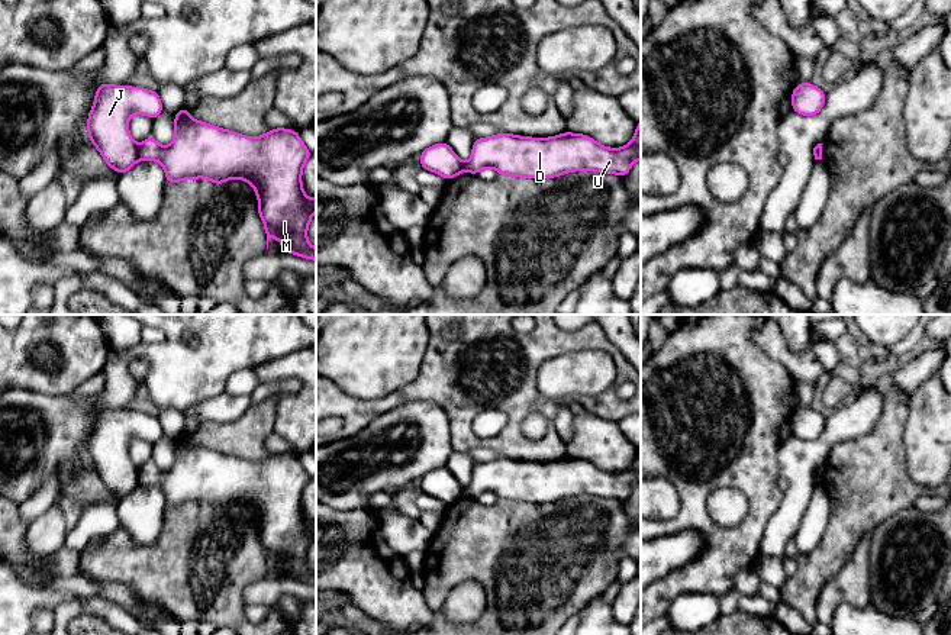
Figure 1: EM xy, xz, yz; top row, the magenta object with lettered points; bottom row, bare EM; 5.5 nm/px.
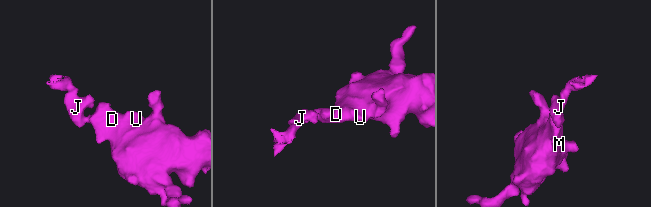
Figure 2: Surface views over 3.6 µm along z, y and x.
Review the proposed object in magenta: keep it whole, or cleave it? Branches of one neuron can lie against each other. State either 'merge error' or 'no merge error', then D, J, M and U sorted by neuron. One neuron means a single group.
merge error | D M U / J

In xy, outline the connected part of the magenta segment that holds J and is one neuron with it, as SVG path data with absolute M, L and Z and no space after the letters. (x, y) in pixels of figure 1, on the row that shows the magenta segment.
M100 84L87 117L90 142L106 164L123 174L139 159L139 145L129 133L129 117L144 115L158 117L162 103L158 91L144 87Z

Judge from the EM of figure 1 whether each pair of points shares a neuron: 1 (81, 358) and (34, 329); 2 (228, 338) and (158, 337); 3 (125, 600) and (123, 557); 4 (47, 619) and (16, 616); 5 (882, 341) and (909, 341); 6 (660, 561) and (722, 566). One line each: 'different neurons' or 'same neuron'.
1: same neuron
2: different neurons
3: different neurons
4: different neurons
5: different neurons
6: different neurons

